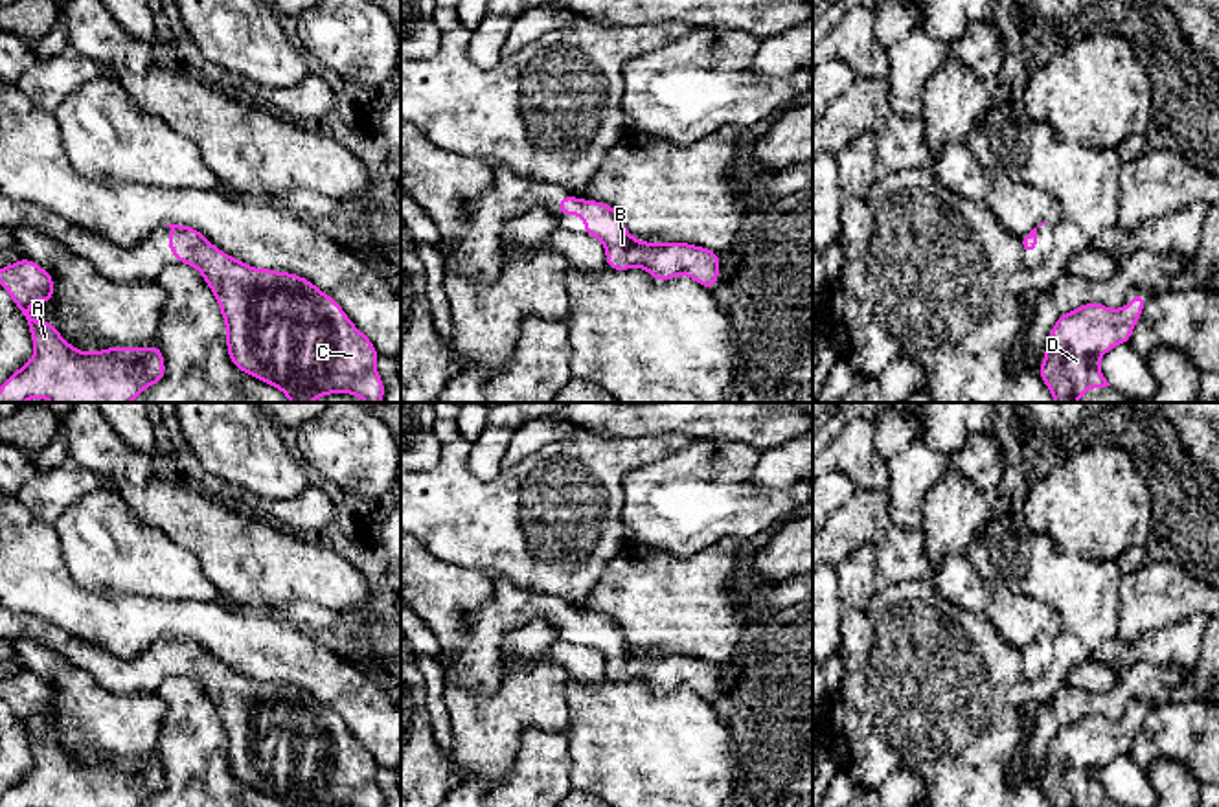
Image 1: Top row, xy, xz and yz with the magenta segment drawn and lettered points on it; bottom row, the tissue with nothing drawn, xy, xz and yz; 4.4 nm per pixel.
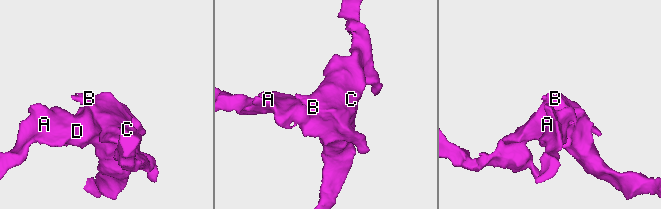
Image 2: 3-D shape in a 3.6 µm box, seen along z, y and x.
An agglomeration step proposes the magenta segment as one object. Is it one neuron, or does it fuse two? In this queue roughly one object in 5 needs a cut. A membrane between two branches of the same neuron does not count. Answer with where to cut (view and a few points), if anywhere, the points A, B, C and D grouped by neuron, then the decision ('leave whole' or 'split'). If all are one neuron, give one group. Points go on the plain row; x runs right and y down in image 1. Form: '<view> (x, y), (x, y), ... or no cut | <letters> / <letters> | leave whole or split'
no cut | A B C D | leave whole

